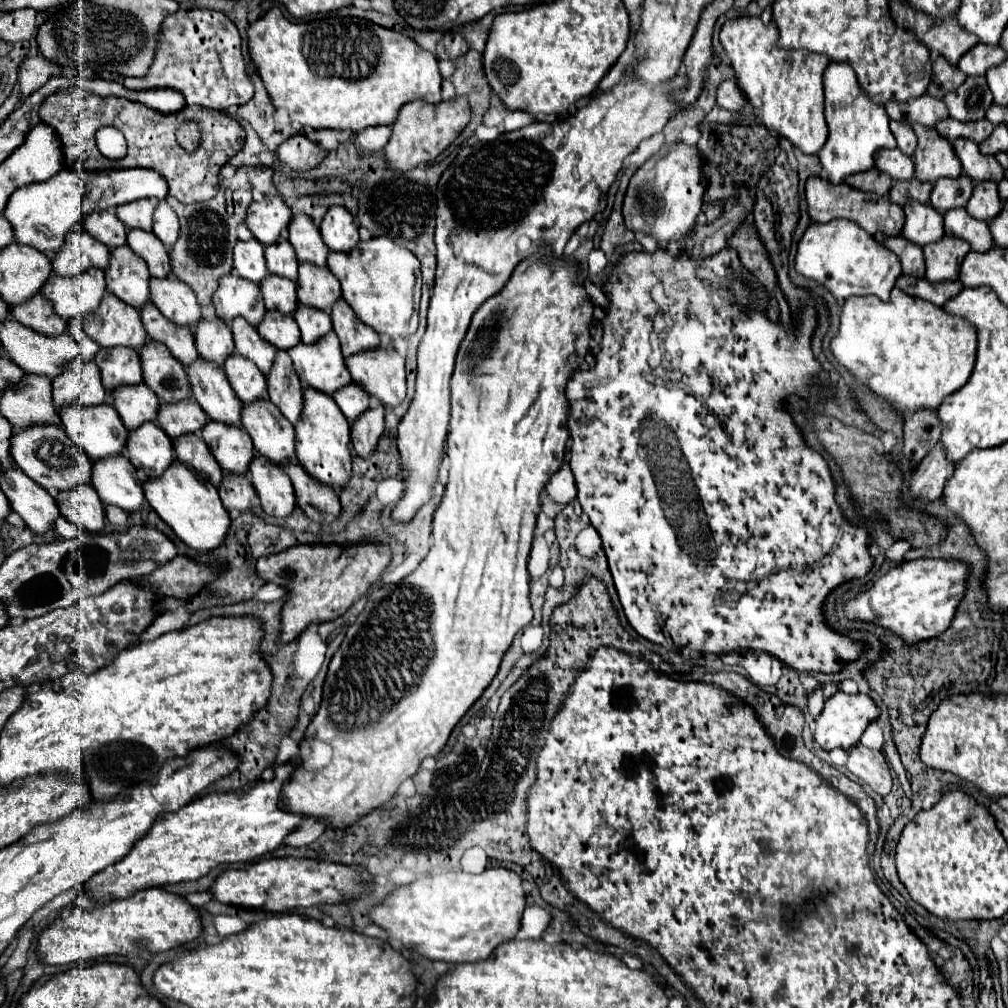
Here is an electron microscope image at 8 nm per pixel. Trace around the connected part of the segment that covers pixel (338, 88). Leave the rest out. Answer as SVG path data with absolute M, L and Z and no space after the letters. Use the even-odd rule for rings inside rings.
M272 7L260 19L248 25L248 53L272 99L274 107L284 107L292 121L312 129L340 129L360 133L366 127L392 125L402 105L422 99L440 103L438 59L416 45L410 37L384 29L358 17L314 17L306 21L288 21L278 7Z

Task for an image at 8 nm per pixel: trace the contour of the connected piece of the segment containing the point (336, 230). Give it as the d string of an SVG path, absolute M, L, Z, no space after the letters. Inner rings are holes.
M342 205L328 209L320 223L320 233L330 251L350 251L360 241L354 215Z

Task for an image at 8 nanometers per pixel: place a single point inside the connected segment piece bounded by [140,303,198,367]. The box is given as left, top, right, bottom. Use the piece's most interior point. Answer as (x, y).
(180, 341)

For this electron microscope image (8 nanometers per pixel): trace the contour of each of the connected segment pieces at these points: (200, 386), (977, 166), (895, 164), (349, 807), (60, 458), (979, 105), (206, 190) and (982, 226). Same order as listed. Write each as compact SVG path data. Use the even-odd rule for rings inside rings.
M198 357L188 367L188 379L192 397L210 419L240 425L242 401L234 395L222 367L214 367L214 363L206 363L206 359Z
M958 139L954 143L956 155L962 161L964 175L968 175L974 181L1000 181L1004 177L1002 165L996 161L994 155L982 155L976 143L966 143L966 139Z
M882 149L876 151L876 167L888 173L892 179L912 179L914 177L914 163L912 157L902 155L898 149Z
M546 247L542 253L524 259L512 273L506 287L490 297L472 317L470 329L460 345L456 367L450 381L451 413L450 413L450 441L454 441L454 451L450 451L450 479L446 485L446 495L440 503L440 507L434 513L432 521L432 547L430 553L420 561L420 565L406 575L402 581L386 587L382 585L378 591L370 593L370 601L366 603L364 611L356 617L354 623L348 625L346 637L340 645L340 649L334 653L330 661L330 669L324 681L324 695L322 705L312 719L308 727L308 737L318 739L322 743L328 743L332 747L332 759L330 765L308 771L302 767L302 759L298 767L294 769L294 775L286 781L286 787L282 787L282 807L286 811L296 811L300 815L314 817L318 821L324 821L328 827L334 829L346 829L354 821L362 819L362 815L368 815L370 811L382 807L388 803L402 781L414 777L418 773L418 767L424 757L438 755L454 729L454 725L466 715L466 711L474 705L474 701L484 693L484 689L490 685L490 681L496 677L498 667L502 663L504 653L512 645L514 635L524 629L532 621L532 607L530 607L530 577L528 577L528 553L534 539L536 529L536 517L540 513L540 493L546 487L546 483L552 479L552 475L562 467L564 463L564 451L568 435L568 399L564 395L566 383L570 375L582 367L584 357L588 353L588 341L590 341L590 323L592 323L592 299L584 291L584 275L580 275L580 267L576 263L566 263L560 259L550 259L550 249Z
M34 425L22 431L14 431L10 441L10 455L14 463L38 485L42 485L48 493L56 495L58 491L72 489L78 483L90 483L92 461L86 457L82 447L74 447L62 425Z
M968 77L962 87L958 87L958 91L950 91L950 95L944 95L944 103L948 105L950 117L958 121L978 121L984 119L992 103L992 91L988 89L986 77Z
M68 87L52 93L40 105L40 119L50 125L60 143L64 155L64 167L72 171L100 171L100 169L130 169L130 167L146 167L158 171L168 187L170 195L180 203L198 203L208 201L218 193L220 169L226 165L244 145L246 133L242 125L224 111L210 111L198 105L186 105L176 113L158 113L148 109L142 103L128 101L122 97L98 97L90 91L82 91L82 87ZM186 119L196 119L200 123L202 141L194 153L184 151L174 131ZM98 127L116 127L128 141L128 155L120 161L106 159L96 147L96 131Z
M966 209L948 211L948 215L944 215L944 231L946 235L968 241L974 251L988 251L992 247L988 223L978 223L978 219L970 219L970 215L966 215Z

